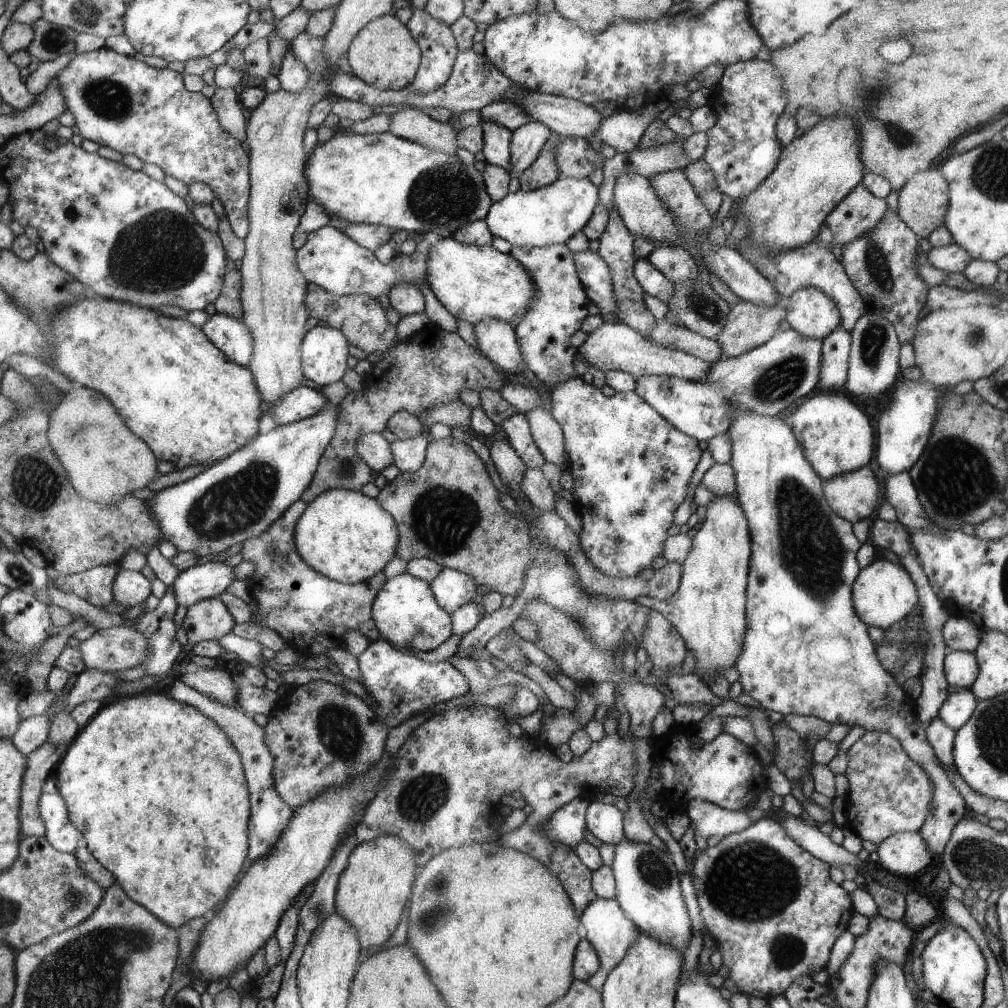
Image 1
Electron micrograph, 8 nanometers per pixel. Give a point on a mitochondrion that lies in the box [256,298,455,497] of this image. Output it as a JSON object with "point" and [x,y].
{"point":[344,467]}

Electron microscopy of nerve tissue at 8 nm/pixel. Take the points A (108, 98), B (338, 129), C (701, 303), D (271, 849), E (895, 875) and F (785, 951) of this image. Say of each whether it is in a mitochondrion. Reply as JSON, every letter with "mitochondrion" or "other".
{"A":"mitochondrion","B":"other","C":"mitochondrion","D":"other","E":"other","F":"mitochondrion"}

